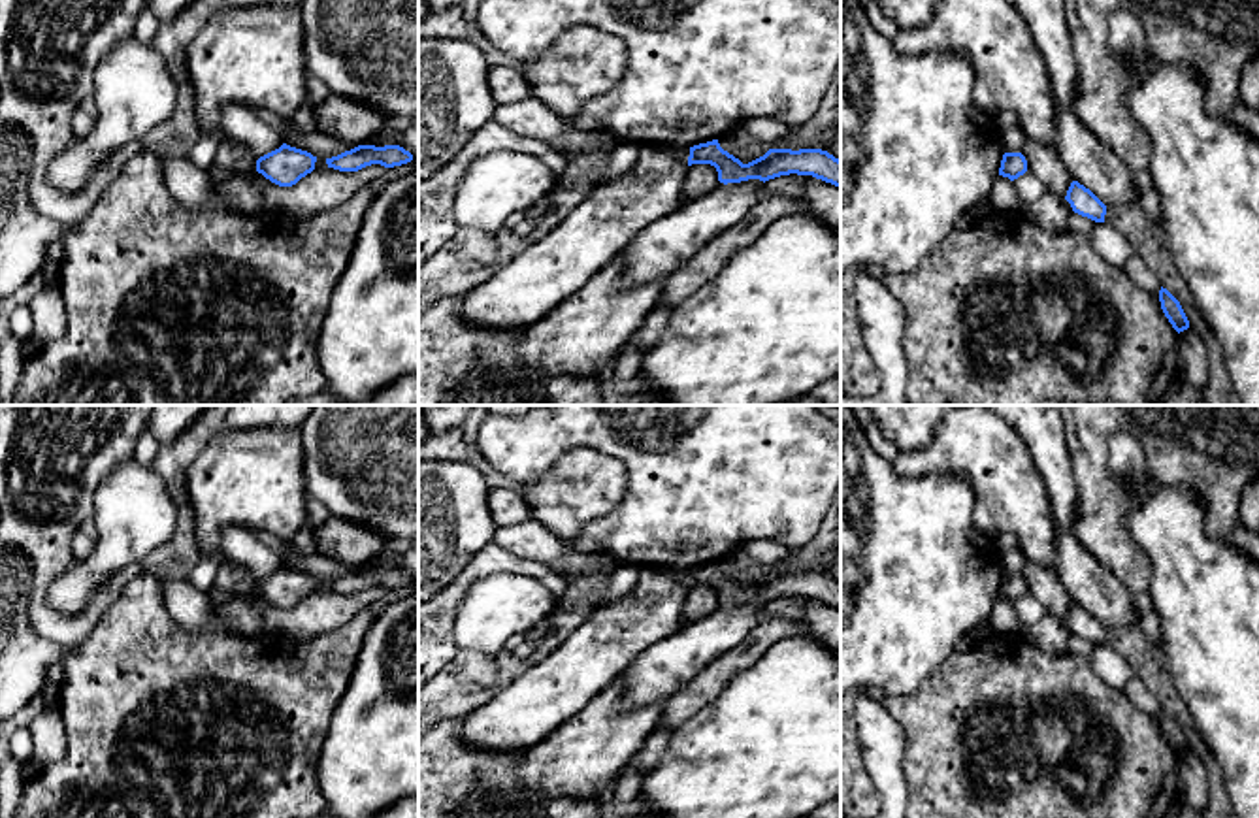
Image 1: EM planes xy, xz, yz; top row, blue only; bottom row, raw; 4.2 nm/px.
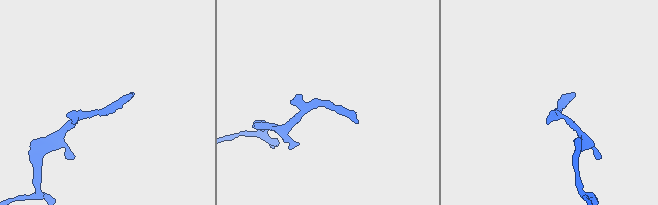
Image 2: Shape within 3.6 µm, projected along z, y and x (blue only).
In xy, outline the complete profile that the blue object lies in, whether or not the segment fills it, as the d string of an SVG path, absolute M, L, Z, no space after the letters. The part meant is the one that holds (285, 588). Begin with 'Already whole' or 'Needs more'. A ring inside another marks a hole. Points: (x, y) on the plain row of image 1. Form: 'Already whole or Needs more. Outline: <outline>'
Already whole. Outline: M283 565L256 582L256 594L279 609L292 609L315 592L317 579Z

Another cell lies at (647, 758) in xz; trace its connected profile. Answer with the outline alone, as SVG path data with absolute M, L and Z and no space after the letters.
M662 718L656 729L646 739L645 746L633 756L633 760L624 767L641 767L650 771L658 765L660 758L663 756L669 743L669 731L665 720Z

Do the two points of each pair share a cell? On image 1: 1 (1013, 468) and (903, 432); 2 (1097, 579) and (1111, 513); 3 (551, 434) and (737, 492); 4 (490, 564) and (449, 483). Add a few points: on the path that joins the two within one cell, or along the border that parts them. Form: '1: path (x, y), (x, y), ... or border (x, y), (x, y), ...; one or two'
1: border (939, 425), (926, 447), (901, 453); two
2: border (1071, 532), (1131, 594); two
3: path (598, 434), (637, 455), (690, 457); one
4: border (492, 539), (453, 581); two

